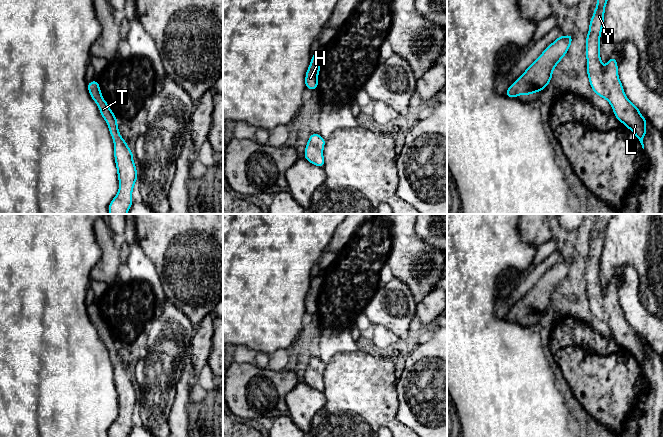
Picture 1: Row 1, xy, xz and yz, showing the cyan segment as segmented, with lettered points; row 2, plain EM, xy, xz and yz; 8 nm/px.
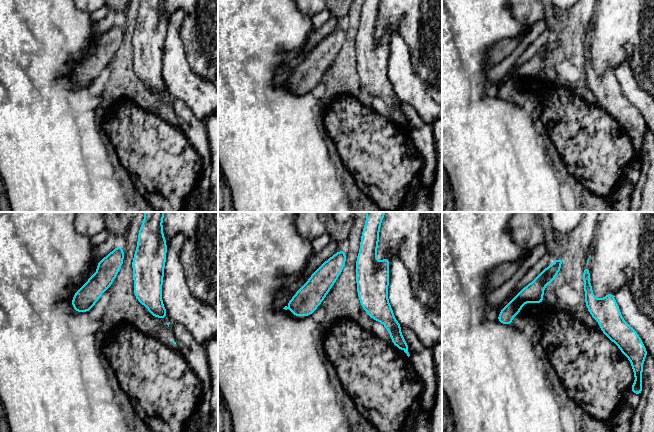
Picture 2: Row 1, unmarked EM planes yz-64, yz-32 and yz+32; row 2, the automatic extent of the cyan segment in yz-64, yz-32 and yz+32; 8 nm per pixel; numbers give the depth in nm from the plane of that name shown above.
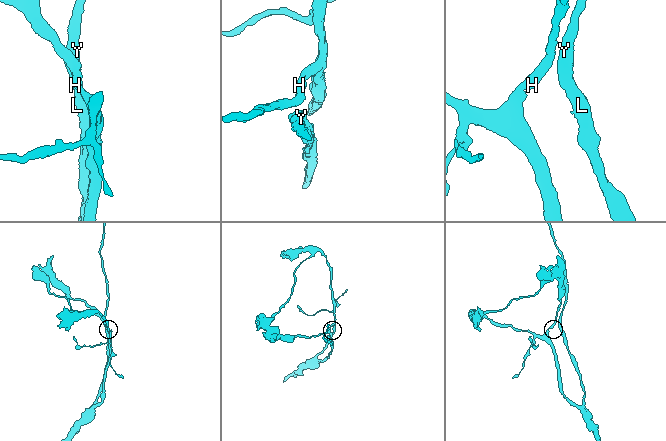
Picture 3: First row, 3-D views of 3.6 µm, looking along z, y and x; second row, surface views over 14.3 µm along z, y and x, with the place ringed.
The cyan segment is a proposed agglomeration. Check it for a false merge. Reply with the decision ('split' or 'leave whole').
leave whole

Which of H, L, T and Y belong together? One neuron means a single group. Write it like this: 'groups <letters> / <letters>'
groups H L T Y

